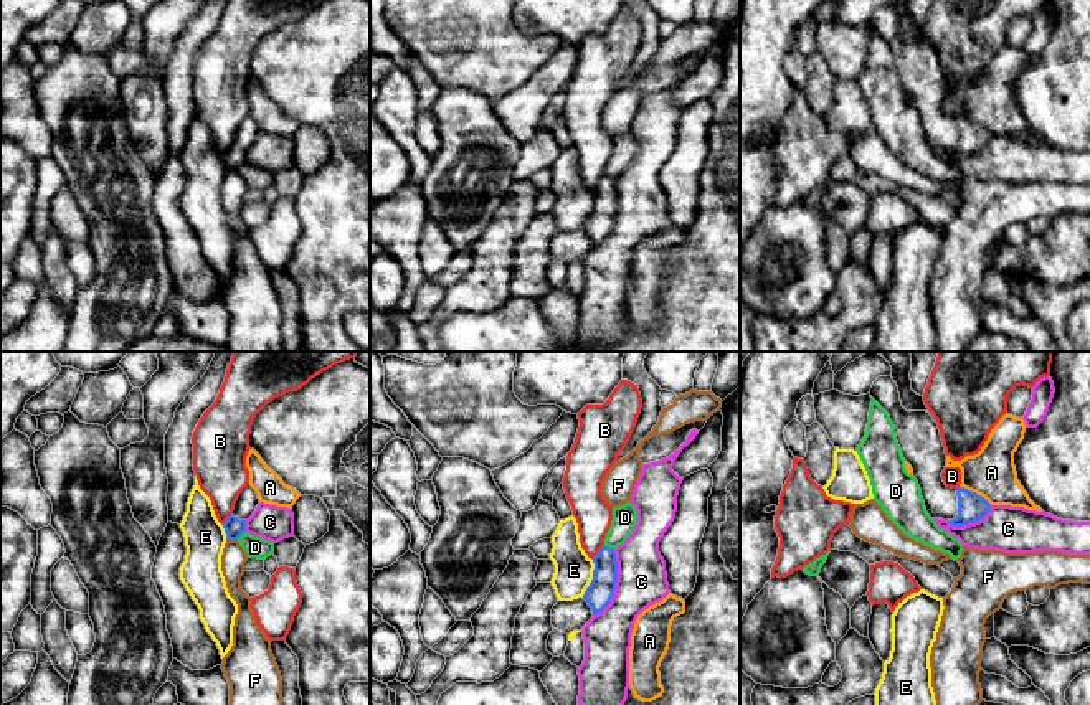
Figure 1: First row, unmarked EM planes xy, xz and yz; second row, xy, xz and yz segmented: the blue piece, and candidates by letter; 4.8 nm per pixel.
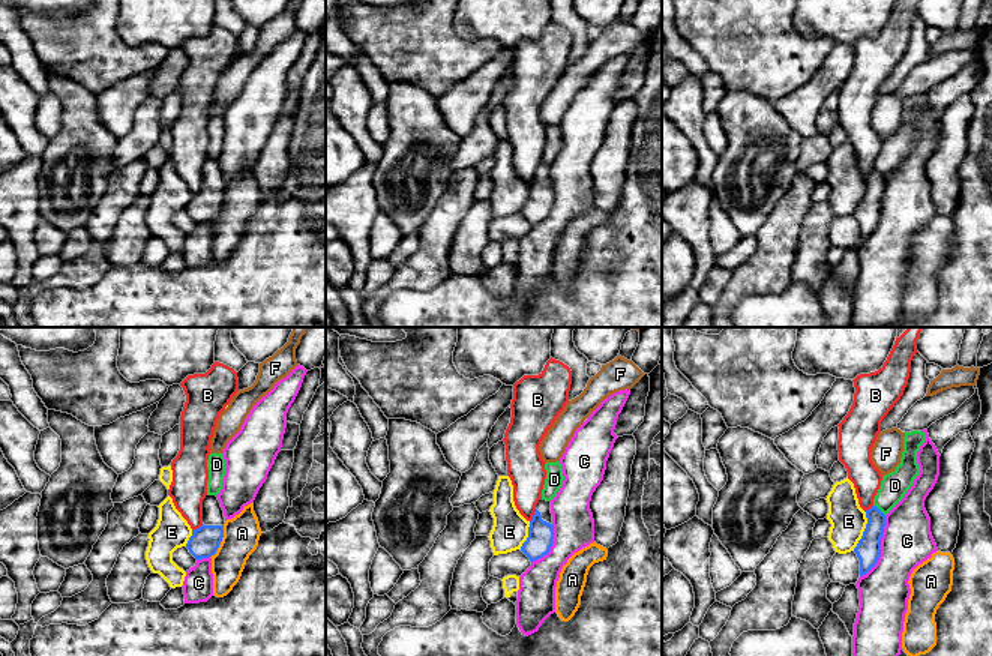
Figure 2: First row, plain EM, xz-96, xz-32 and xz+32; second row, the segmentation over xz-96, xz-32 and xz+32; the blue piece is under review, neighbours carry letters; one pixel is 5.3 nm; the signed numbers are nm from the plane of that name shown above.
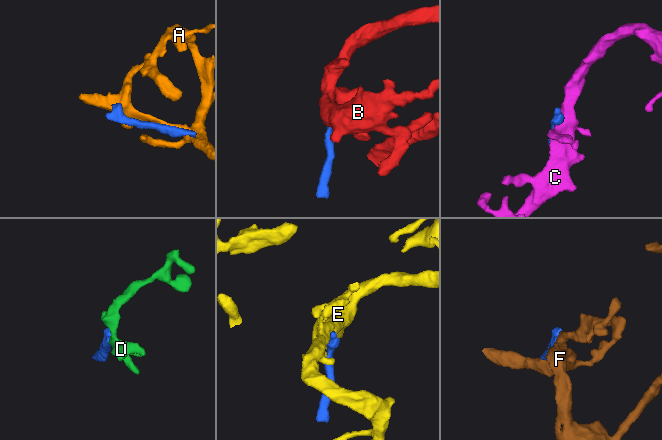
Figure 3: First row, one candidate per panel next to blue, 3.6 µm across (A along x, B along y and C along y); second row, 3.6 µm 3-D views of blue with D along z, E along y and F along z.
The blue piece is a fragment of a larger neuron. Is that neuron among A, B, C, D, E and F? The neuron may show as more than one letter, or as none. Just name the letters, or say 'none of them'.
none of them

